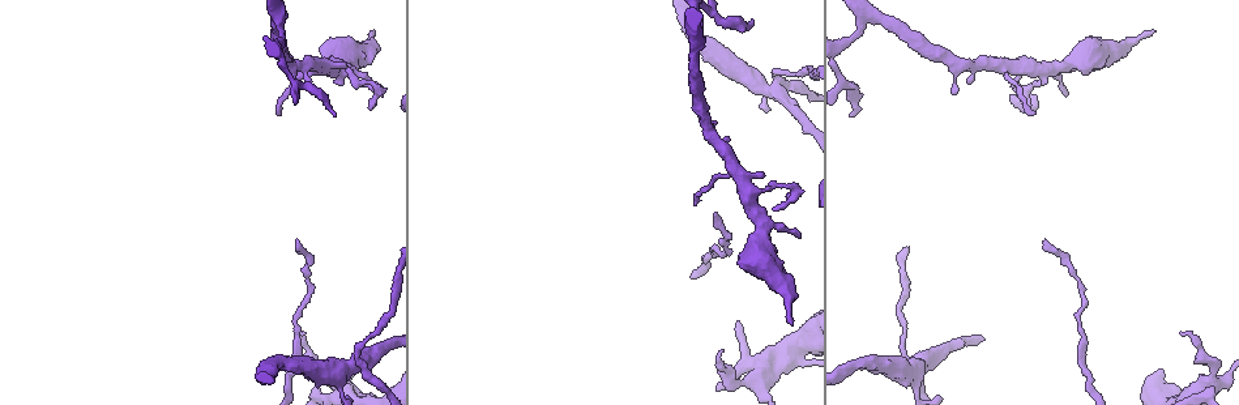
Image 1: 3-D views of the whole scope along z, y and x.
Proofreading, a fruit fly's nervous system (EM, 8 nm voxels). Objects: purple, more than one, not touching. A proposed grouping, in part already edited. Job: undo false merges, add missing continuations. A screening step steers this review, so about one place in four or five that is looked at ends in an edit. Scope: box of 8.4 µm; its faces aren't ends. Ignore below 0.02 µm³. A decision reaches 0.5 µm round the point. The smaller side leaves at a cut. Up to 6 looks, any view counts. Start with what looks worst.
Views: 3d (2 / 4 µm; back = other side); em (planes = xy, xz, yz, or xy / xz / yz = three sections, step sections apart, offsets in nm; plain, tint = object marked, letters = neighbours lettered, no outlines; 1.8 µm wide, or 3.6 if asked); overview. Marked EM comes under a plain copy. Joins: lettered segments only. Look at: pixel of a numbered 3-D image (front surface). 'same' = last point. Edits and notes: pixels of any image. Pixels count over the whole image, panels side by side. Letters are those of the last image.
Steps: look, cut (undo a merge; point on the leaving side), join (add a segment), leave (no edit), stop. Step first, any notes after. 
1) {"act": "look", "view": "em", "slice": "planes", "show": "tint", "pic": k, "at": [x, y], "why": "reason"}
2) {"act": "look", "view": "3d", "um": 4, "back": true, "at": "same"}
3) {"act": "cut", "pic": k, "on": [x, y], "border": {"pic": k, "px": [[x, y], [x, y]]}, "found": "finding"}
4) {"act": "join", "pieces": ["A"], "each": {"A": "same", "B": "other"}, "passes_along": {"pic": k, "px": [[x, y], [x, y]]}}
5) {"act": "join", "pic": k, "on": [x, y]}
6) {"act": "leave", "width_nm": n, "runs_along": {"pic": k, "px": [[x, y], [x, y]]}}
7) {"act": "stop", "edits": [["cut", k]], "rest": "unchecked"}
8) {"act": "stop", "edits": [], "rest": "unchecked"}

{"act": "look", "view": "3d", "um": 2, "pic": 1, "at": [358, 361], "why": "four or more arms meet"}

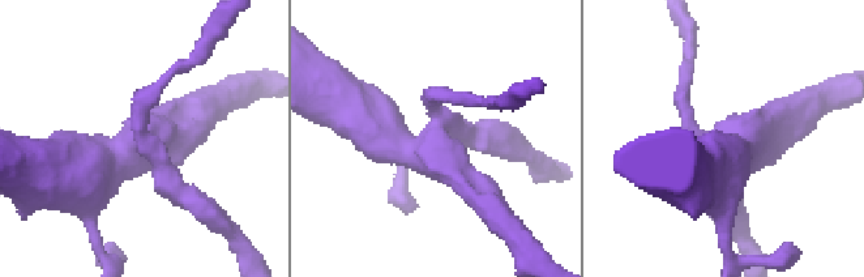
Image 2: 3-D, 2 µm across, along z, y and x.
{"act": "look", "view": "em", "slice": "yz", "step": 4, "show": "letters", "pic": 2, "at": [428, 153]}

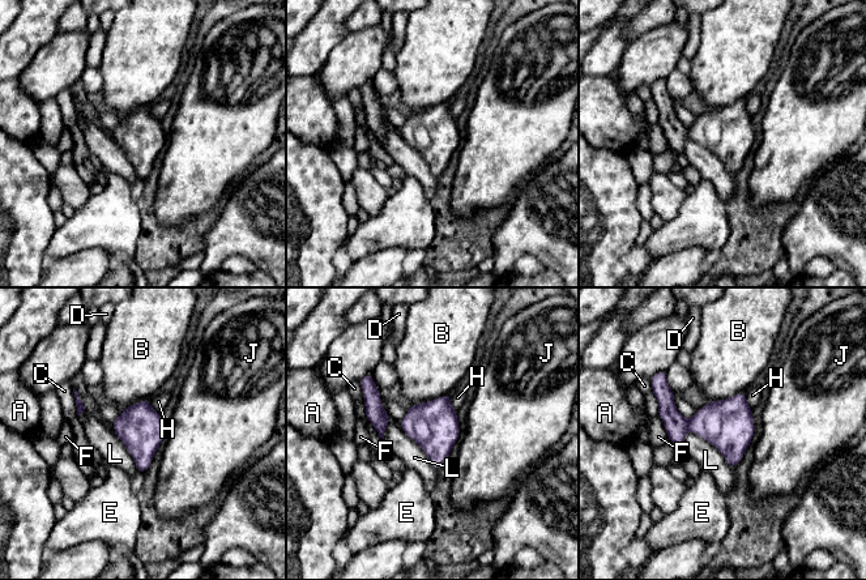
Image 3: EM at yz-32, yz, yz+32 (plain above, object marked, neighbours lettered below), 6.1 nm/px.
{"act": "cut", "pic": 3, "on": [675, 425], "each": {"A": "other", "B": "other", "C": "other", "D": "other", "E": "other", "F": "other", "H": "other", "J": "other", "L": "other"}, "border": {"pic": 3, "px": [[687, 421], [690, 427]]}, "found": "a second neuron is stuck on"}

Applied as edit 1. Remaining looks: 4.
{"act": "look", "view": "3d", "um": 4, "pic": 1, "at": [719, 350]}

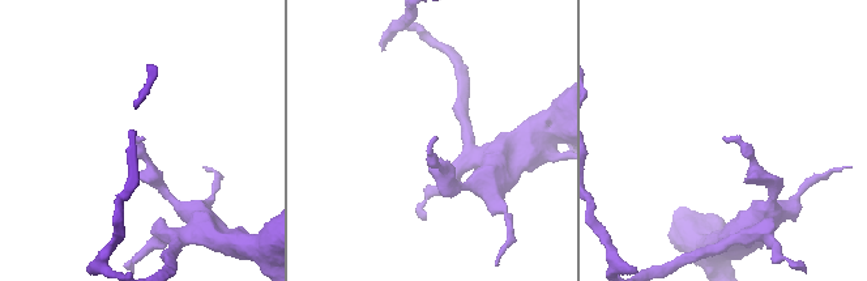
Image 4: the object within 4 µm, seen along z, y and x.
{"act": "look", "view": "em", "slice": "xy", "step": 16, "show": "letters", "pic": 4, "at": [434, 138]}

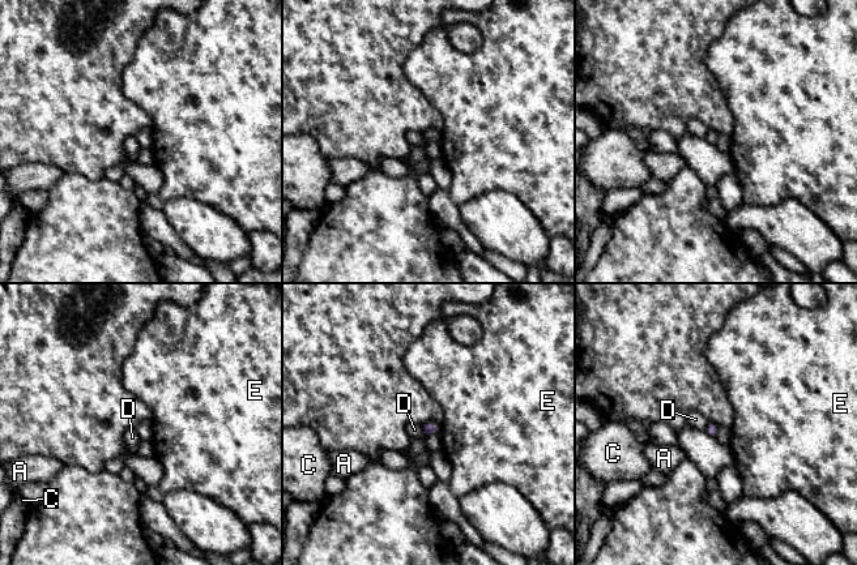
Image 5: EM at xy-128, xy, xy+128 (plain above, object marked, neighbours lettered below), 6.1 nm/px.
{"act": "look", "view": "em", "slice": "planes", "show": "letters", "at": "same", "why": "another direction"}

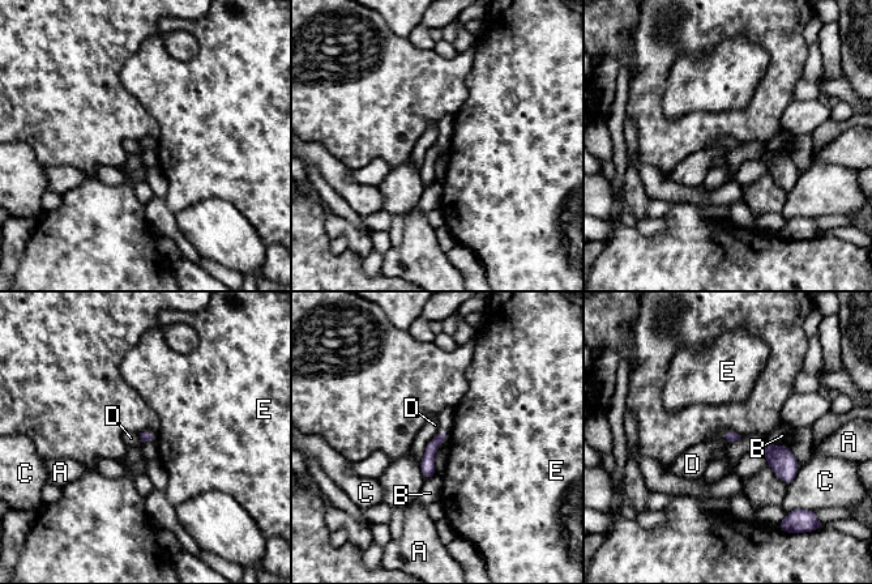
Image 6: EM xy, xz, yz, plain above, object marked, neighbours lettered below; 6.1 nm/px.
{"act": "leave", "each": {"A": "other", "B": "other", "C": "other", "D": "other", "E": "other"}, "runs_along": {"pic": 6, "px": [[440, 437], [431, 448], [427, 474]]}, "found": "no lettered segment goes on from it"}

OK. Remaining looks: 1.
{"act": "look", "view": "em", "slice": "planes", "show": "letters", "pic": 1, "at": [367, 107], "why": "free end"}

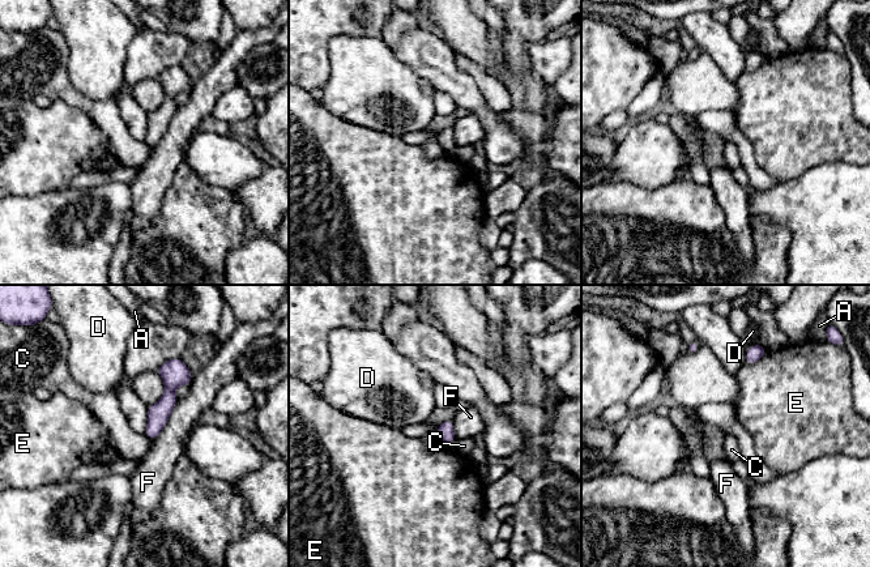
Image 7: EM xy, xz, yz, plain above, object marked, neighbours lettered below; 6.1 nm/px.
{"act": "leave", "width_nm": 110, "each": {"A": "other", "C": "other", "D": "other", "E": "other", "F": "other"}, "border": {"pic": 7, "px": [[457, 438], [446, 444]]}, "found": "none of them fits"}

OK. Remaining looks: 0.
{"act": "stop", "edits": [["cut", 3]], "rest": "unchecked"}

